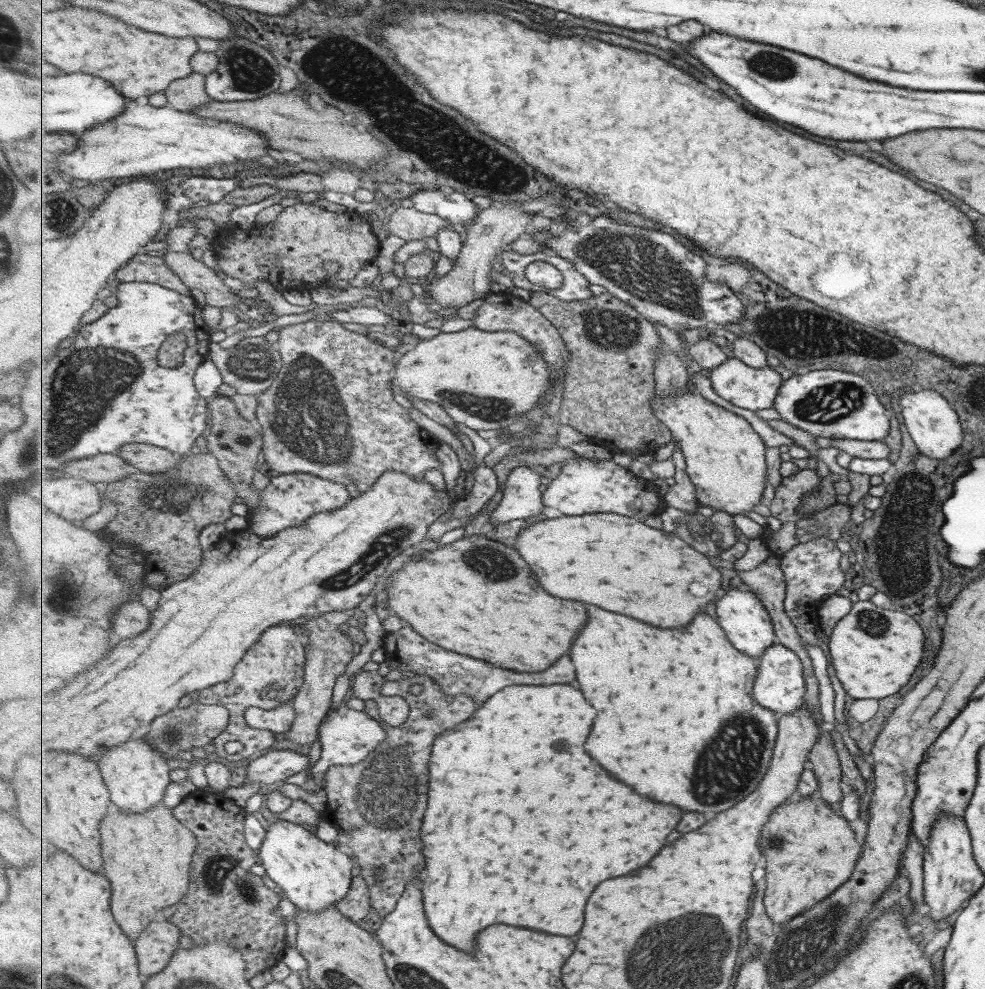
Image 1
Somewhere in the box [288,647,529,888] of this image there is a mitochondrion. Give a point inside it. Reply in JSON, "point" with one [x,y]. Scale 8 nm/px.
{"point":[395,800]}

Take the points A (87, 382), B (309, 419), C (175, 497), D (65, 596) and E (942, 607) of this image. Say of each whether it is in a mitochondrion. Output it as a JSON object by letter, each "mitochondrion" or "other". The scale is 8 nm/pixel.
{"A":"mitochondrion","B":"mitochondrion","C":"mitochondrion","D":"mitochondrion","E":"other"}

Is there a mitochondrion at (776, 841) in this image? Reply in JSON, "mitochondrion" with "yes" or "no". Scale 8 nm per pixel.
{"mitochondrion":"yes"}

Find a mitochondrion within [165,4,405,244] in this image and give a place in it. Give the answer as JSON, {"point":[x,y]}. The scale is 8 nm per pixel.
{"point":[248,72]}

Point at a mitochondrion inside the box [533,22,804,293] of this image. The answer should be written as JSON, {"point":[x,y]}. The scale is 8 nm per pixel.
{"point":[764,64]}

